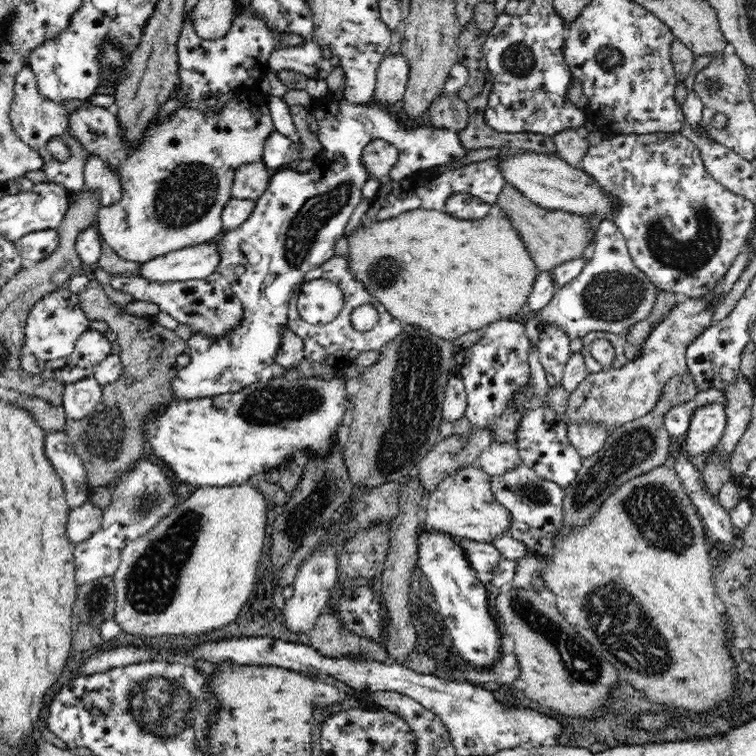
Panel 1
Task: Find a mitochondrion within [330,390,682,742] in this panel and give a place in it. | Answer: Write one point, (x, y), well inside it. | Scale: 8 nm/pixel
(616, 618)

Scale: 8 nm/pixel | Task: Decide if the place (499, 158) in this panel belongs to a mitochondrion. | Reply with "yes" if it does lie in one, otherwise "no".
no

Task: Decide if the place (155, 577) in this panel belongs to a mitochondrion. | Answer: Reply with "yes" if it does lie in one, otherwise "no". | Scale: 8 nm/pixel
yes

